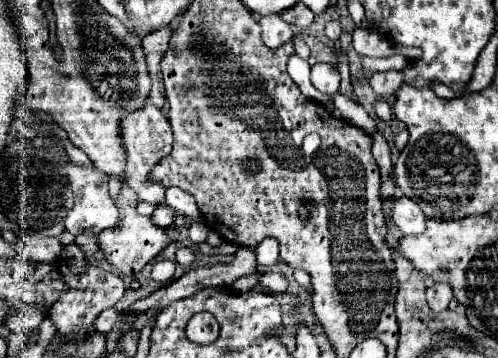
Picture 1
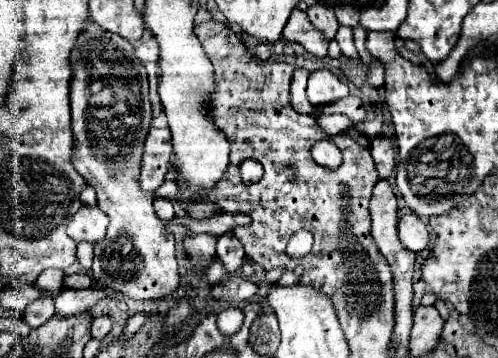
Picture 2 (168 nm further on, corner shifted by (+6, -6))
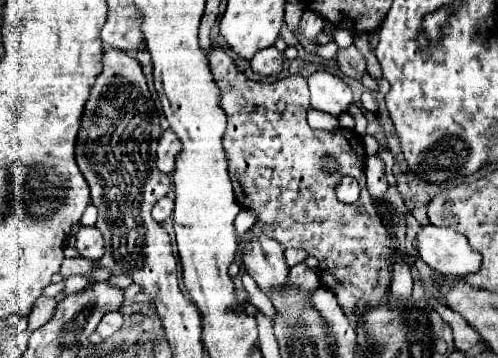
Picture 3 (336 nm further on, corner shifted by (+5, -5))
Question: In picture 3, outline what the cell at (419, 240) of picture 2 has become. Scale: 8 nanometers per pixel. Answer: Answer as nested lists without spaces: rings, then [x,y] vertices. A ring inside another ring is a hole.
[[[433,224],[421,226],[415,246],[427,266],[457,276],[467,276],[481,270],[481,254],[473,250],[463,234],[451,228],[437,228]]]

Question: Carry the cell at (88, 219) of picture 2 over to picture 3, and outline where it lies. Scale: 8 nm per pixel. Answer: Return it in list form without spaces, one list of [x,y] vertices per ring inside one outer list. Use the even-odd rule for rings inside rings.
[[[83,228],[77,232],[77,252],[81,258],[87,260],[99,260],[105,254],[105,244],[101,238],[101,232],[93,228]]]

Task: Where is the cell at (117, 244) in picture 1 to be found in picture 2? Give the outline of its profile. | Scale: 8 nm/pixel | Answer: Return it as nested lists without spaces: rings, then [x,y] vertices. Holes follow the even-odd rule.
[[[92,19],[72,49],[74,169],[96,189],[98,207],[110,217],[106,237],[94,245],[92,277],[130,299],[158,299],[180,285],[174,235],[154,213],[154,195],[138,189],[140,147],[152,121],[148,75],[128,39],[102,31]]]

